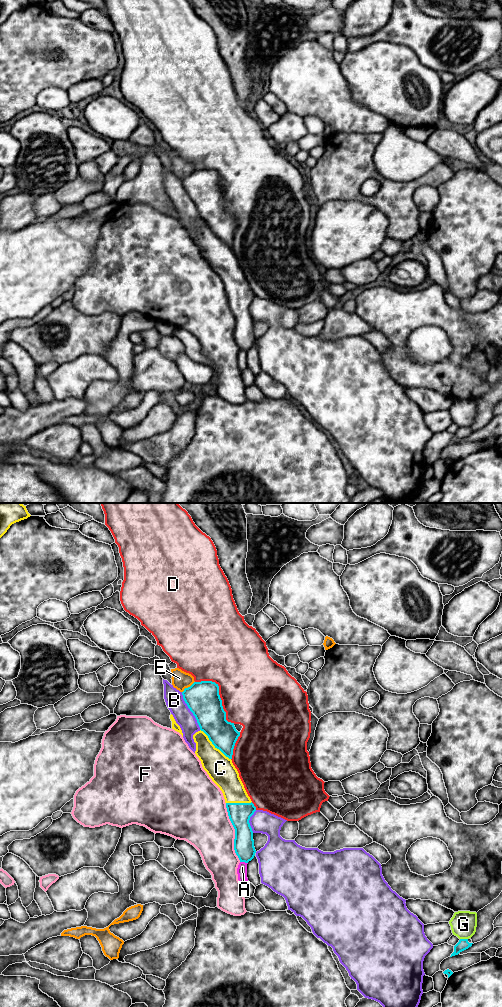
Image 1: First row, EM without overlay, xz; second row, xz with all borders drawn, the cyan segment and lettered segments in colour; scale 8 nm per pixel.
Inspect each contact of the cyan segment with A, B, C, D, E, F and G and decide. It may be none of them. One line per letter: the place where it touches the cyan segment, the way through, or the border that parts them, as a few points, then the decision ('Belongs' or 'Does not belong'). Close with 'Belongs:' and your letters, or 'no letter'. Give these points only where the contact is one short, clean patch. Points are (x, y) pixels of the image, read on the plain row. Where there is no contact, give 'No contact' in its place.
A: Touches cyan at xz (244, 349). Does not belong
B: Touches cyan at xz (190, 198). Does not belong
C: Touches cyan at xz (214, 233). Belongs
D: Touches cyan at xz (219, 183). Does not belong
E: Touches cyan at xz (188, 175). Boundary: xz (194, 169), (182, 180). Does not belong
F: Touches cyan at xz (235, 320). Does not belong
G: Touches cyan at xz (464, 427). Does not belong
Belongs: C

